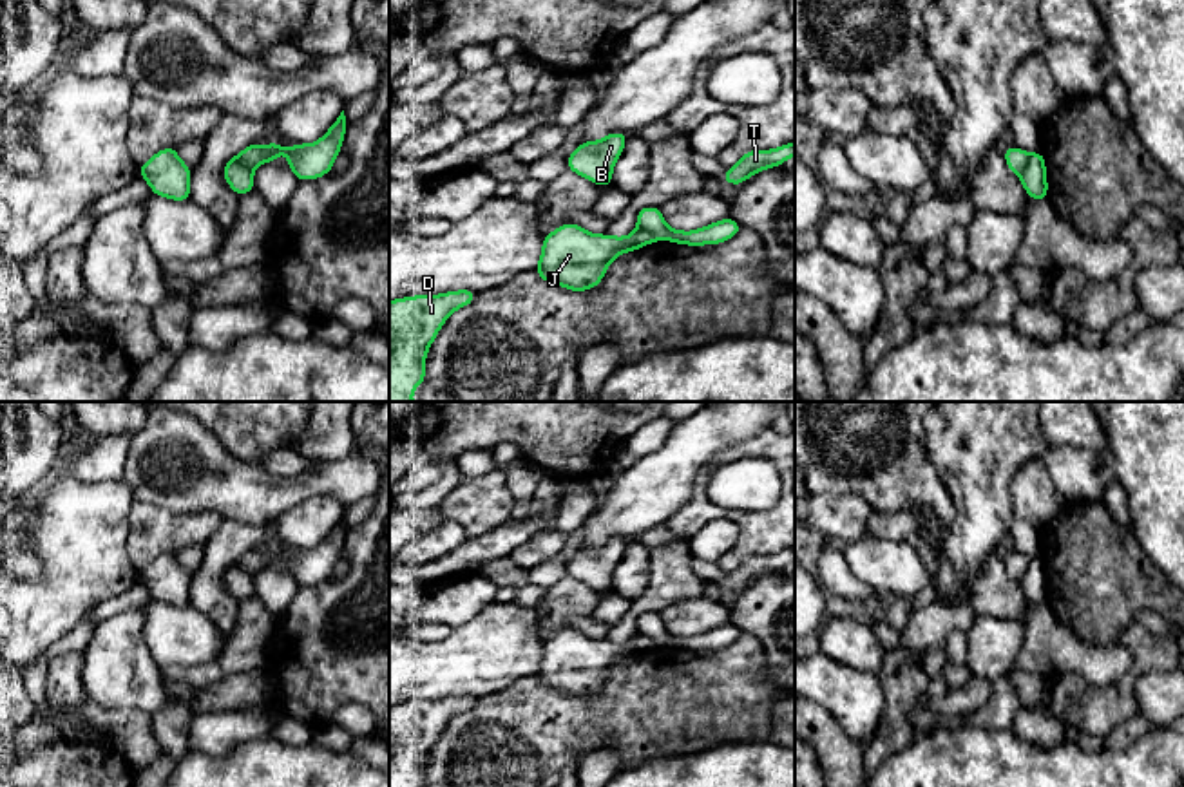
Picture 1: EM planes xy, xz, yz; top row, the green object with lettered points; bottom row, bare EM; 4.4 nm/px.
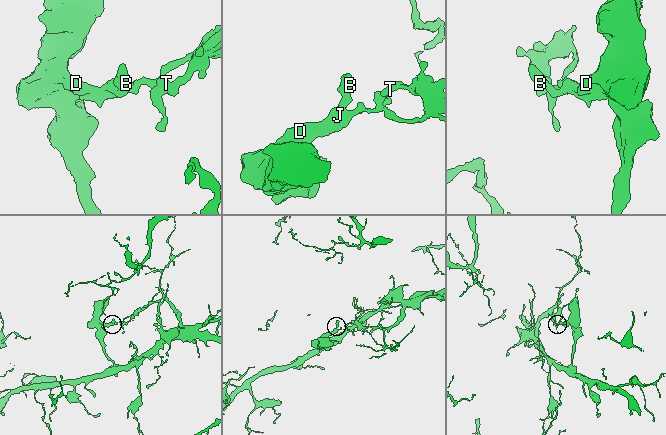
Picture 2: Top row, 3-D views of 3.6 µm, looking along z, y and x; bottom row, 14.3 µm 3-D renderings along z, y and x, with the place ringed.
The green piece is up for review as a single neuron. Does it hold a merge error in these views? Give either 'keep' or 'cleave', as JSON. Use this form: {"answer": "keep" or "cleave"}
{"answer": "cleave"}

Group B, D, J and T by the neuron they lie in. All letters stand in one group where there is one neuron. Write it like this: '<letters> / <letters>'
B D J / T

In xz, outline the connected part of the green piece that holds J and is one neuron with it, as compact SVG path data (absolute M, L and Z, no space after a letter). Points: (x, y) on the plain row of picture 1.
M567 628L543 640L539 668L534 673L547 689L570 697L594 695L605 682L608 669L621 659L641 655L654 648L654 640L635 633L626 642L596 640L576 628Z

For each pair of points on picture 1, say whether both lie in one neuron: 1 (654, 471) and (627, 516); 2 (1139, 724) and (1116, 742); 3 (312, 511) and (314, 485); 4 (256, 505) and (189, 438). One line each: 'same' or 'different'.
1: same
2: same
3: different
4: same

